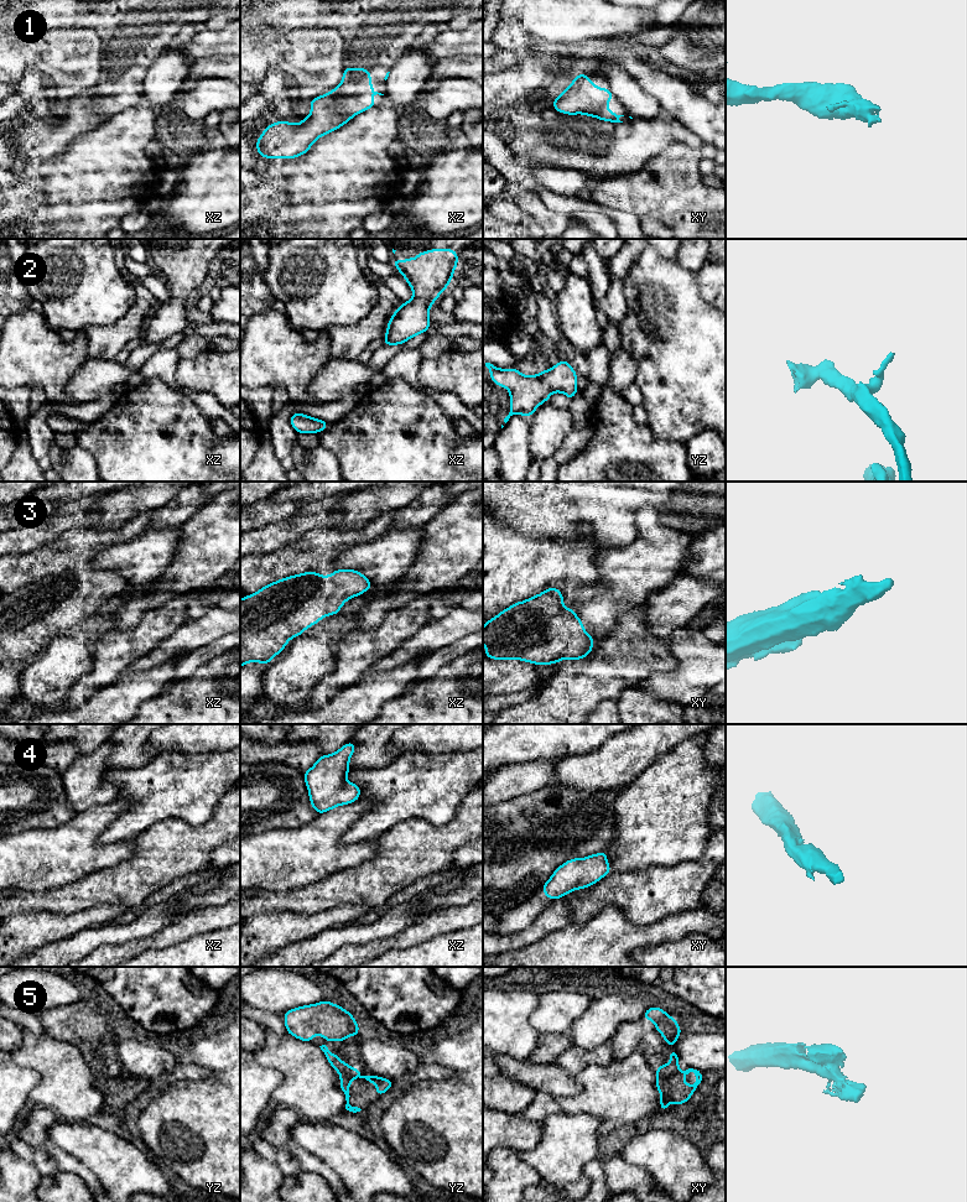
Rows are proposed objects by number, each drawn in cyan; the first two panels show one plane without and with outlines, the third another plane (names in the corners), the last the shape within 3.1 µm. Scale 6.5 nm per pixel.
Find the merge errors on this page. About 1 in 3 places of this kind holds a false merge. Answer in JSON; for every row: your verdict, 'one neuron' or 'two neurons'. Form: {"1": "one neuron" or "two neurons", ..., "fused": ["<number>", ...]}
{"1": "one neuron", "2": "one neuron", "3": "one neuron", "4": "one neuron", "5": "two neurons", "fused": ["5"]}

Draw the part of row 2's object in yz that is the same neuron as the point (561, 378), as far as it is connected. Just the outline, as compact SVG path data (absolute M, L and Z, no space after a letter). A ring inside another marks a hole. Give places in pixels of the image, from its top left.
M565 360L532 376L524 375L515 368L498 369L490 363L485 363L485 366L490 370L493 383L510 392L510 412L504 418L505 423L515 413L530 417L542 402L549 401L552 392L563 392L571 401L578 391L578 376Z

